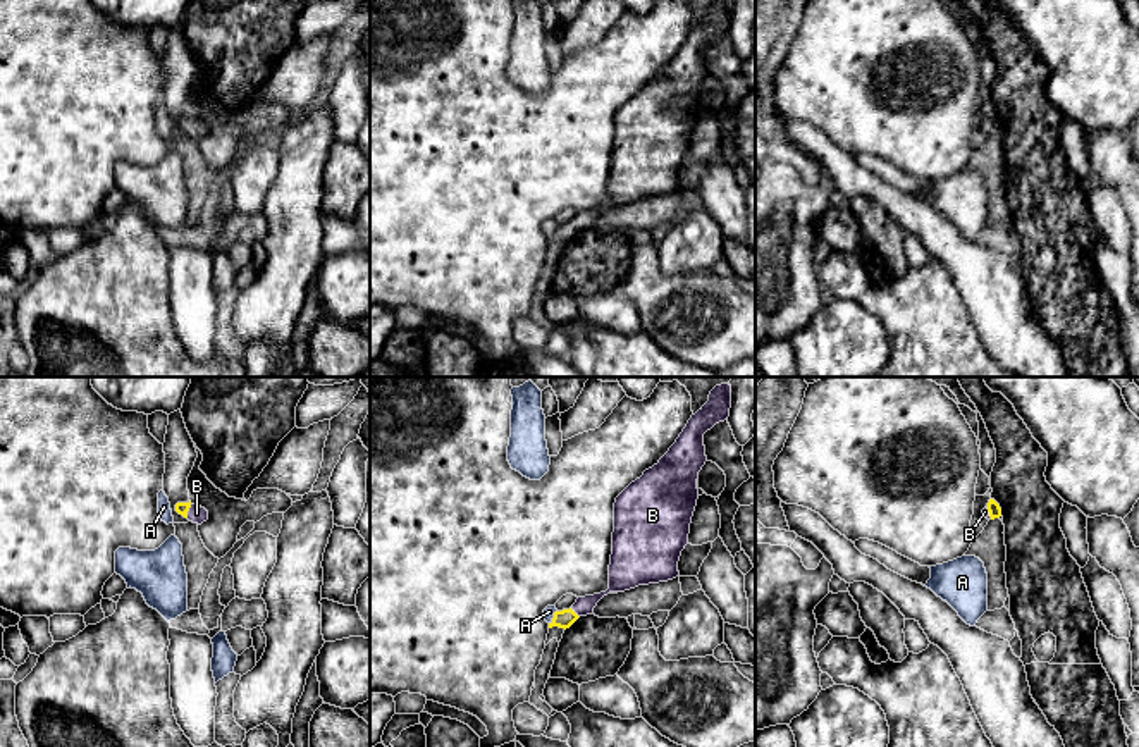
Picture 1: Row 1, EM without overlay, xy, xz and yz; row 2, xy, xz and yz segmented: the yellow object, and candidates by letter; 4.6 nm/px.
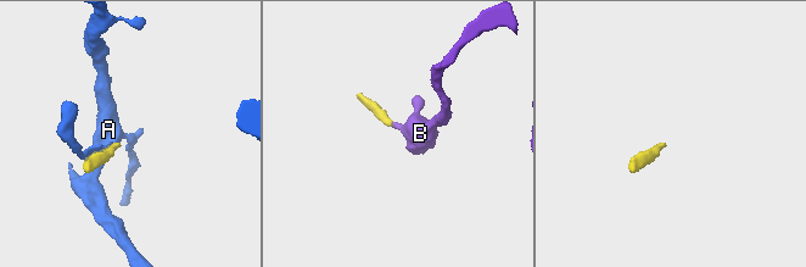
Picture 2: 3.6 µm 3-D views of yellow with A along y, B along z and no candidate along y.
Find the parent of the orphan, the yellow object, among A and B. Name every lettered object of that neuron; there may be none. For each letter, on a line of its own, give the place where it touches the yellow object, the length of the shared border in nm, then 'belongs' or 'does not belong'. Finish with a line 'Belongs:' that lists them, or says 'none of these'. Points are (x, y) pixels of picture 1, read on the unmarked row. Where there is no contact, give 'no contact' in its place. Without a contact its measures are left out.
A: meets yellow in xz at (554, 231); contact 80 nm long; does not belong
B: meets yellow in xz at (575, 228); contact 60 nm long; belongs
Belongs: B

